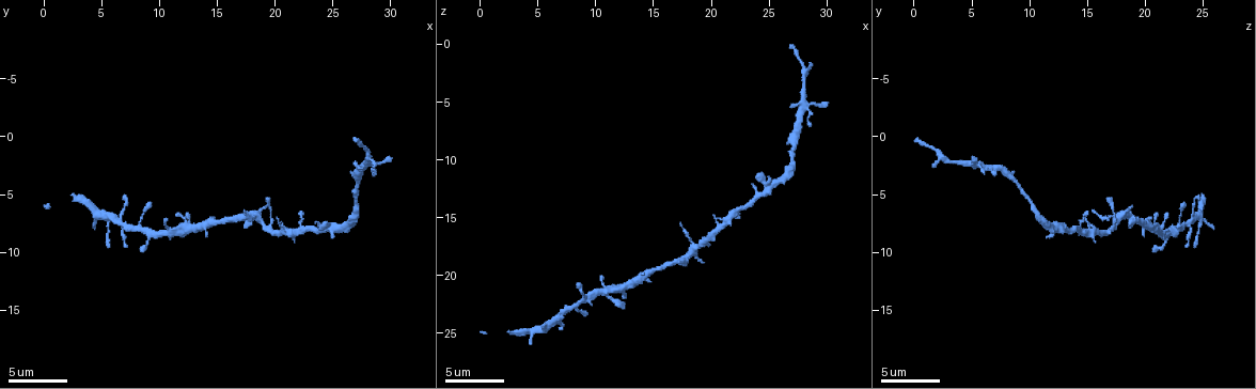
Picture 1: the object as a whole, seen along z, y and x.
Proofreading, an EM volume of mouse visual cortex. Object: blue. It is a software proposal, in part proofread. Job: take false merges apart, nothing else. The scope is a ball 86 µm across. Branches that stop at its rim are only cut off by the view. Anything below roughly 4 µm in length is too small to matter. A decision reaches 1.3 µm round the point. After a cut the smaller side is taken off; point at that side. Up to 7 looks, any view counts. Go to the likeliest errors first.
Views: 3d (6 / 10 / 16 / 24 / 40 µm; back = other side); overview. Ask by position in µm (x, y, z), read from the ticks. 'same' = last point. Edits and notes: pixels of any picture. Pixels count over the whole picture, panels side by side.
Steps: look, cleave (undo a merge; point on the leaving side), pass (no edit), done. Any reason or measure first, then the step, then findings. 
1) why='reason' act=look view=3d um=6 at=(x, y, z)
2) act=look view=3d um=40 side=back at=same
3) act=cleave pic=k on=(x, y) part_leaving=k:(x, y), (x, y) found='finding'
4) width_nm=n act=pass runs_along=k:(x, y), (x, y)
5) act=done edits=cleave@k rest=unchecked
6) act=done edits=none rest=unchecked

why='a fork' act=look view=3d um=16 at=(19.6, 8.0, 17.0)

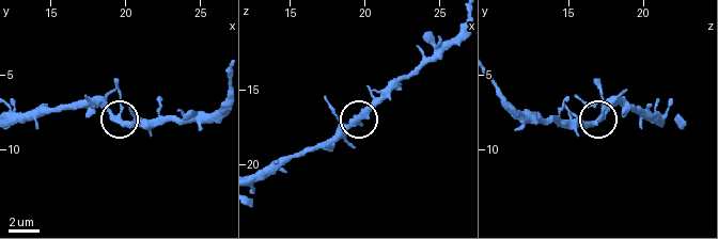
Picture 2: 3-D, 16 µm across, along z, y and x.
act=look view=3d um=6 at=(19.4, 8.2, 17.0)

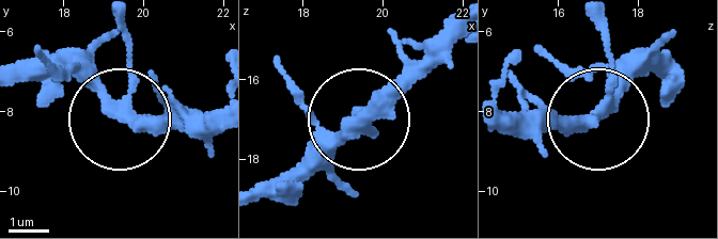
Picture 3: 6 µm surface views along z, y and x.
width_nm=310 act=pass runs_along=3:(134, 109), (126, 118), (215, 118) found='one neuron here'

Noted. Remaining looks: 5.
why='three-way junction' act=look view=3d um=6 at=(14.2, 7.6, 20.0)

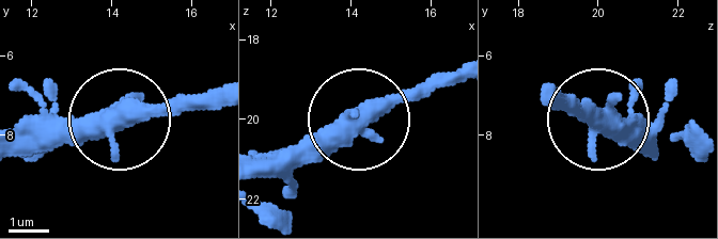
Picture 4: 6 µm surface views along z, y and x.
act=pass runs_along=4:(221, 92), (150, 101), (109, 122), (41, 122) found='all the same neuron'

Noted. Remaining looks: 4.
why='calibre changes' act=look view=3d um=10 at=(27.8, 2.6, 5.0)

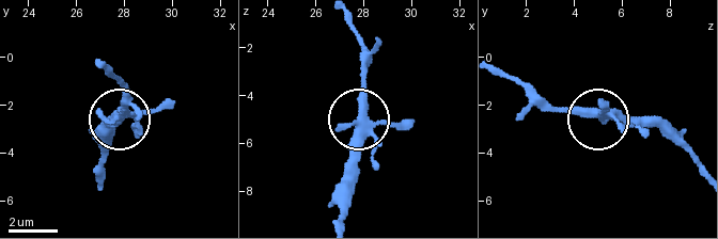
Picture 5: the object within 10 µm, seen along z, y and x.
act=look view=3d um=10 side=back at=(28.0, 2.3, 5.0)

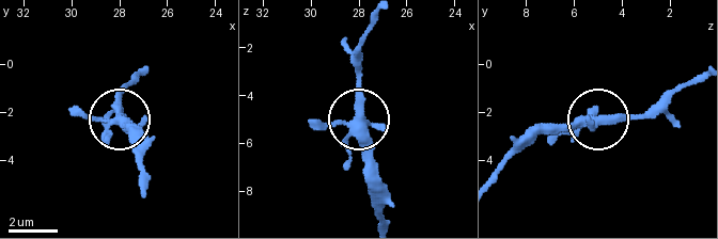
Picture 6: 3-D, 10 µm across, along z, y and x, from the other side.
arms=4 act=pass runs_along=6:(497, 168), (546, 131), (602, 120), (654, 120) found='all the same neuron'

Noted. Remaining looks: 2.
act=done edits=none rest=unchecked

